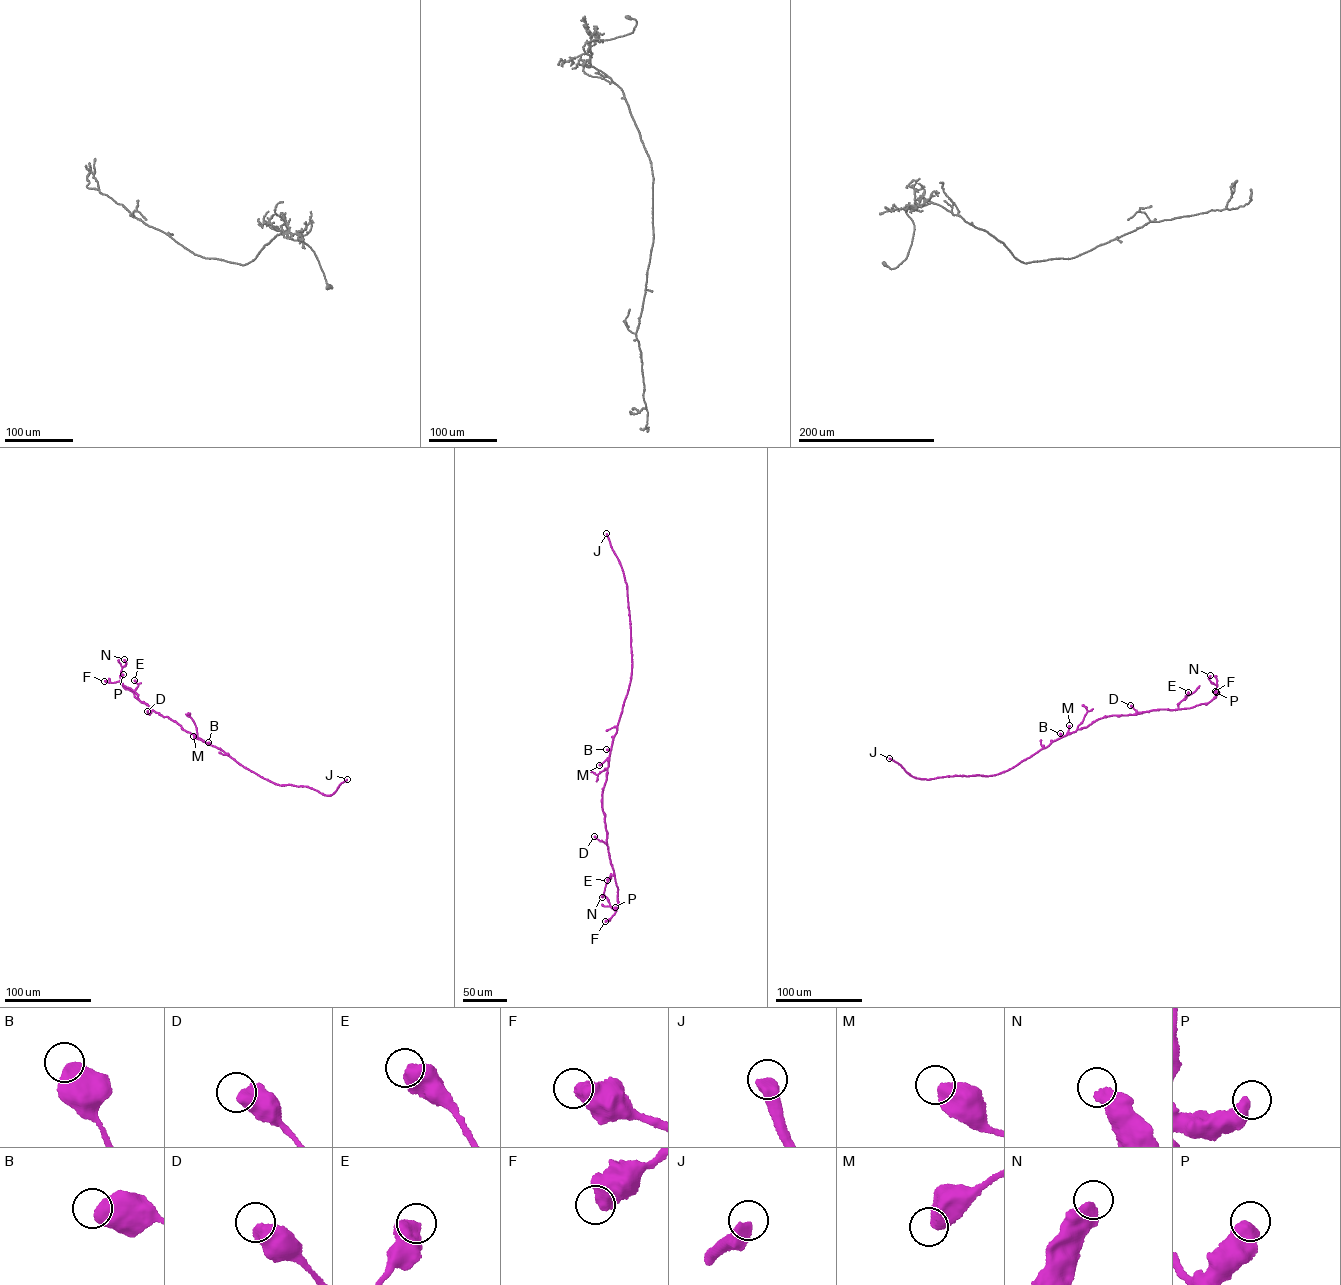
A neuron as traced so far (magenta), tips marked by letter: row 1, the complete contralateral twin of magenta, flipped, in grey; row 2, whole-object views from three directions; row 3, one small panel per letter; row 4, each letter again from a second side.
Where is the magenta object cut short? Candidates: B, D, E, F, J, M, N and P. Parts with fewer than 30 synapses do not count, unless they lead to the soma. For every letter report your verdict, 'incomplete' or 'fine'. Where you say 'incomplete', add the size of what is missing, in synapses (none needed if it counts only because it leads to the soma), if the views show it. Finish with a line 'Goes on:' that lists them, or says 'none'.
B: fine
D: fine
E: fine
F: fine
J: incomplete | 600 syn
M: fine
N: fine
P: fine
Goes on: J

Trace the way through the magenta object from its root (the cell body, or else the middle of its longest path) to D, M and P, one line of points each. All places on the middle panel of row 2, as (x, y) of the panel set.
D: (613, 740), (602, 794), (606, 844), (594, 836)
M: (613, 740), (609, 756), (599, 765)
P: (613, 740), (602, 805), (609, 858), (617, 888), (615, 907)

